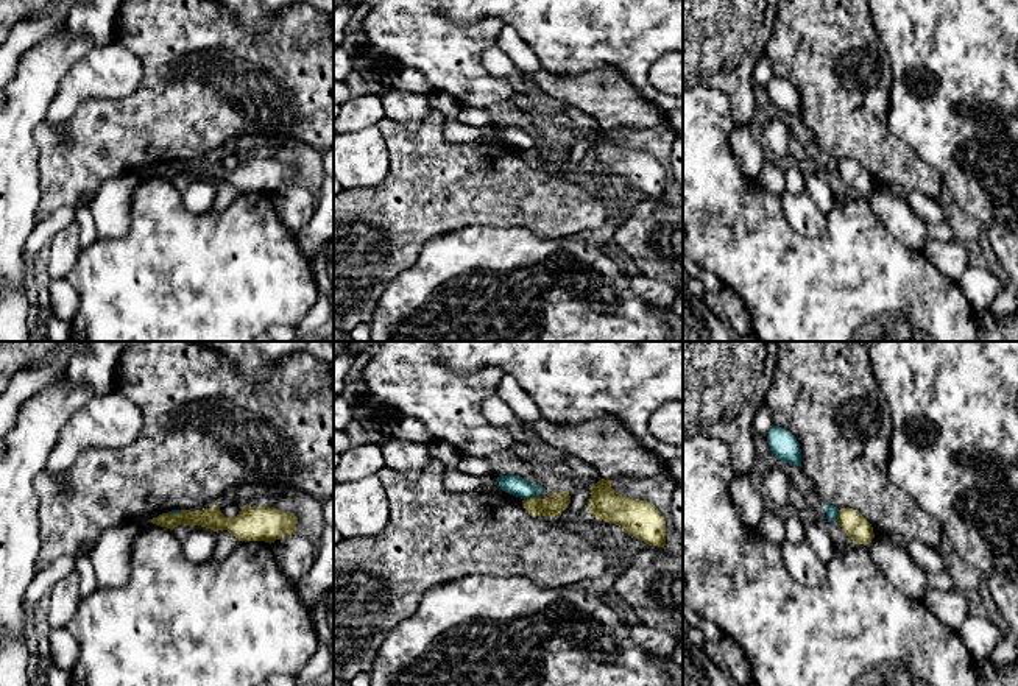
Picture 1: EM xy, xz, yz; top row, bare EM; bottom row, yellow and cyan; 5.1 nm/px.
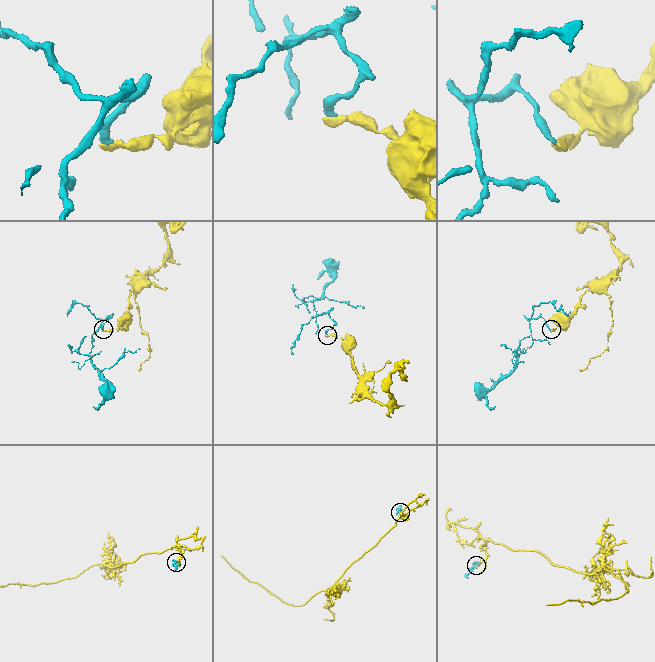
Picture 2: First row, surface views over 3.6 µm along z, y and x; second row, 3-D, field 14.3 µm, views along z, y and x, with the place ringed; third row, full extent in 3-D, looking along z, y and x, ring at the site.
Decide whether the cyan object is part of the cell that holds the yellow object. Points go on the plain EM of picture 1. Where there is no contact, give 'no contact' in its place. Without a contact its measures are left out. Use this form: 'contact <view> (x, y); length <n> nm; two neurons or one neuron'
contact xz (530, 148); length 80 nm; two neurons

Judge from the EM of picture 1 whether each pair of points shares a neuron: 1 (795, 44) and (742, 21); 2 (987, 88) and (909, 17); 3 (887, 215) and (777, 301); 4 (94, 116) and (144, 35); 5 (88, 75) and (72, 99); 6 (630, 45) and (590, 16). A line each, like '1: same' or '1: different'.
1: different
2: same
3: different
4: same
5: same
6: same

